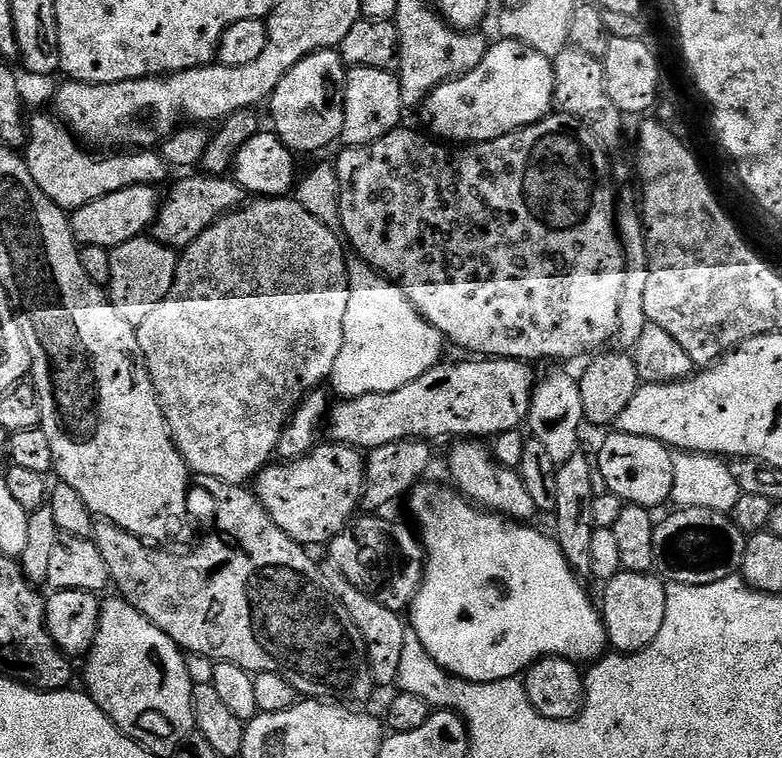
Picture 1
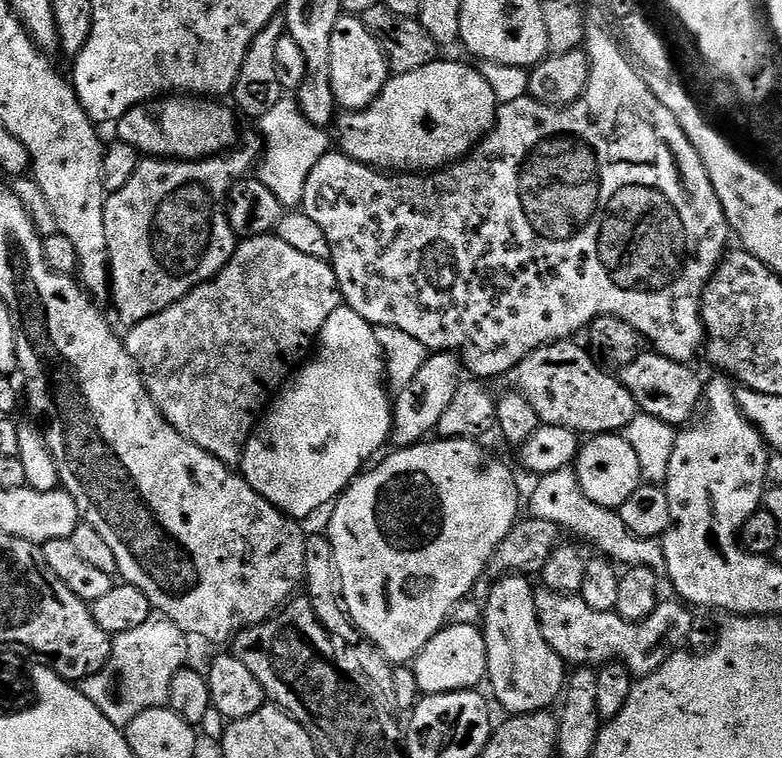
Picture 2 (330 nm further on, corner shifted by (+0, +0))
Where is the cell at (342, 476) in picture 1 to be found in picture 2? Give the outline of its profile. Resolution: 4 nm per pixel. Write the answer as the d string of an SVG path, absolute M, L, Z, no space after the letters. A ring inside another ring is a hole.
M432 352L428 361L414 374L410 386L399 389L394 396L391 443L397 449L410 448L427 441L436 432L439 419L450 406L454 394L462 382L462 365L451 352Z

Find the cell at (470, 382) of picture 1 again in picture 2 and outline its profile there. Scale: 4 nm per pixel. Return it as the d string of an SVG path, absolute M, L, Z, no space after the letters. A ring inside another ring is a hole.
M566 339L543 344L541 348L530 353L511 373L510 380L516 383L513 384L515 391L521 392L526 398L526 402L530 402L530 406L534 406L534 410L538 410L541 424L562 426L588 438L623 433L627 424L638 415L634 394L630 394L630 390L626 390L624 383L611 371L601 367L597 357L587 347L579 348L578 345L572 343L576 342Z

